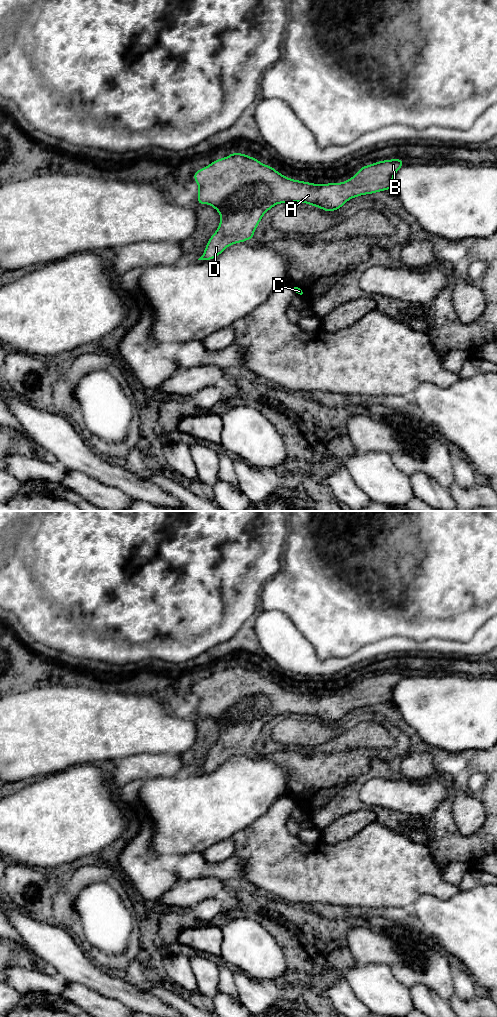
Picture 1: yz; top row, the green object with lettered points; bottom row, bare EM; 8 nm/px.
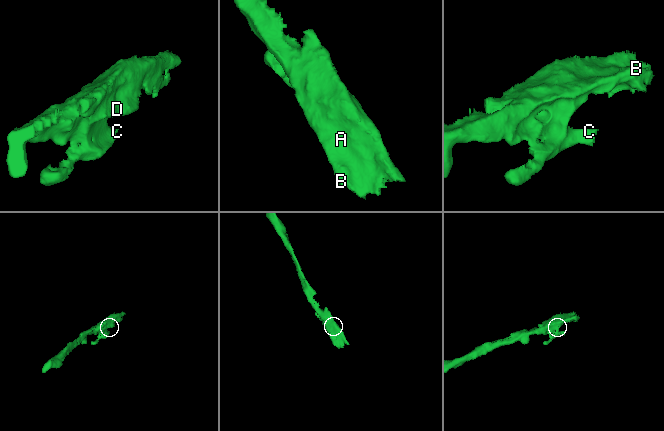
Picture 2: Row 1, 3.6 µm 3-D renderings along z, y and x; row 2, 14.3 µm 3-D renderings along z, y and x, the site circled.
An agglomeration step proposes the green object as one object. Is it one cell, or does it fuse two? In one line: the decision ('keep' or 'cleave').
keep

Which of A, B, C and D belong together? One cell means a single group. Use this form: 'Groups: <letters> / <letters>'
Groups: A B C D

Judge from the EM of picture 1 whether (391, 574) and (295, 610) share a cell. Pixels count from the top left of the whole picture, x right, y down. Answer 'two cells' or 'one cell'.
one cell

